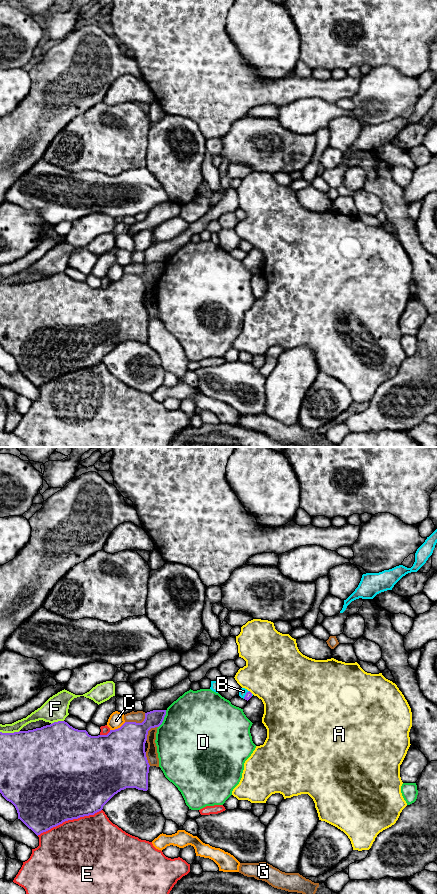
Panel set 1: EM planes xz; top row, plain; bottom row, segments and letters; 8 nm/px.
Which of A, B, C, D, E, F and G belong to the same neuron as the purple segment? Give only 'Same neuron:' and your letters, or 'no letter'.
Same neuron: B

